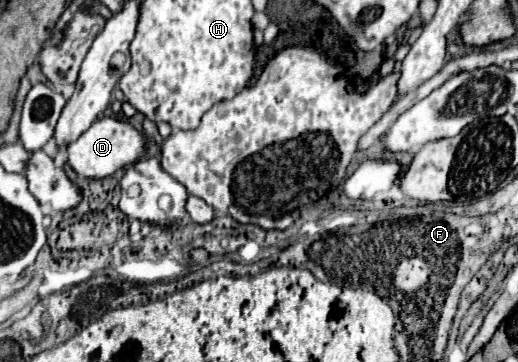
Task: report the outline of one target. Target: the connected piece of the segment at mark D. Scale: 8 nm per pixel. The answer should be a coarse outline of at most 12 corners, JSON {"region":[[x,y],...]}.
{"region":[[100,118],[68,146],[78,176],[100,180],[144,154],[144,136]]}

